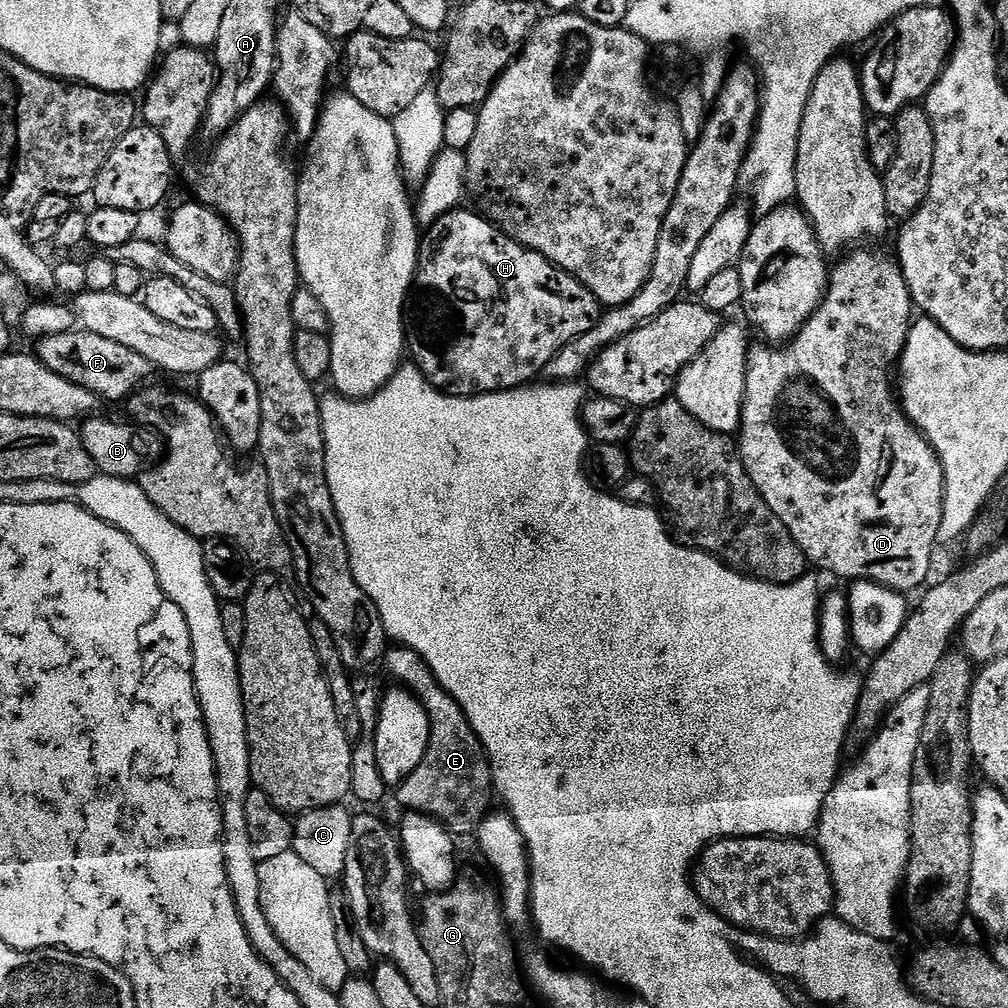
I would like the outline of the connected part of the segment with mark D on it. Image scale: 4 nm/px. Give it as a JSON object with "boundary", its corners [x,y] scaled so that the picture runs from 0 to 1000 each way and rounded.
{"boundary":[[[853,248],[842,249],[836,255],[838,258],[830,266],[824,267],[817,297],[810,306],[809,312],[794,324],[785,337],[777,343],[747,344],[743,348],[732,447],[744,478],[748,478],[752,490],[756,490],[760,502],[764,502],[772,518],[776,518],[776,522],[784,526],[784,534],[792,538],[807,564],[814,563],[817,567],[826,567],[827,570],[841,575],[840,577],[862,575],[865,579],[873,579],[887,587],[902,589],[908,583],[918,582],[917,574],[925,563],[925,547],[931,544],[937,509],[937,467],[931,450],[920,435],[901,418],[887,388],[887,366],[893,360],[893,352],[899,343],[901,328],[905,326],[907,317],[905,293],[899,284],[892,261],[884,253],[881,255],[873,250],[849,249]]]}

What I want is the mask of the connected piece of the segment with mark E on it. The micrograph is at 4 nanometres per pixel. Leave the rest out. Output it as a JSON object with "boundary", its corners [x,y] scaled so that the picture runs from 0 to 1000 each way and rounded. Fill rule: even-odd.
{"boundary":[[[400,641],[386,642],[379,663],[394,675],[394,680],[407,684],[426,710],[425,743],[415,762],[393,782],[396,798],[404,805],[417,806],[435,813],[451,830],[464,829],[467,825],[469,828],[485,809],[487,802],[484,801],[490,795],[488,761],[484,759],[484,749],[474,728],[470,728],[458,700],[450,696],[414,647]]]}

